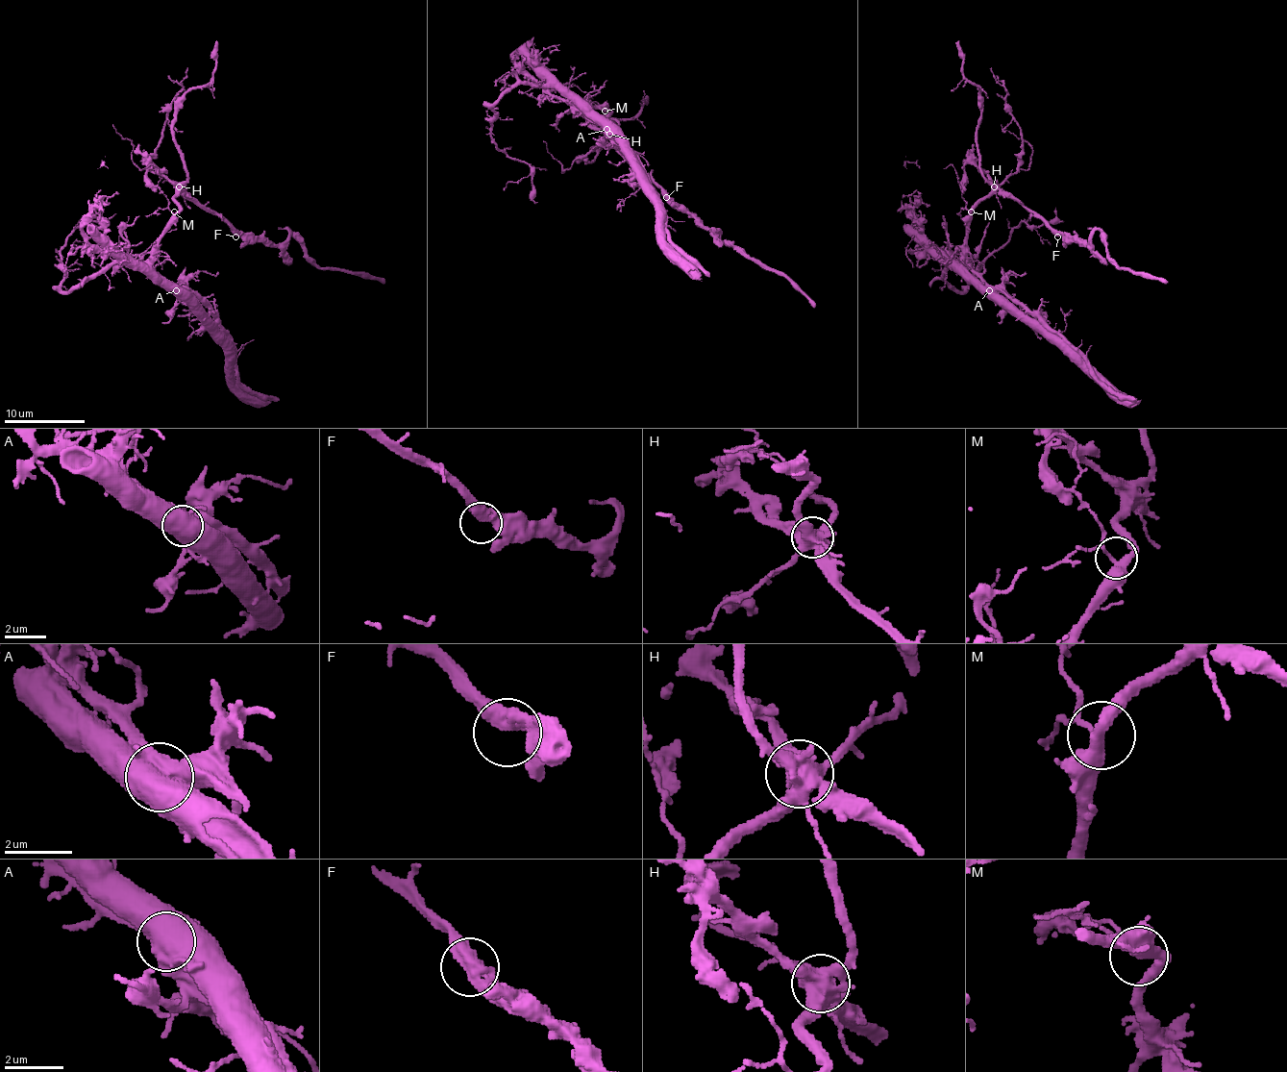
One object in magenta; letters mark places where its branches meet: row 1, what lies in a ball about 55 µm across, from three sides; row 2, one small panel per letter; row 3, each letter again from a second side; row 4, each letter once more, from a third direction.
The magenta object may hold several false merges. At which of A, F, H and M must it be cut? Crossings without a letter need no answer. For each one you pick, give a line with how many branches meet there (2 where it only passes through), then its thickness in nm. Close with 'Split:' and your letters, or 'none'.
A: Branches: 3. Thickness 750 nm
H: Branches: 7. Thickness 600 nm
Split: A, H

